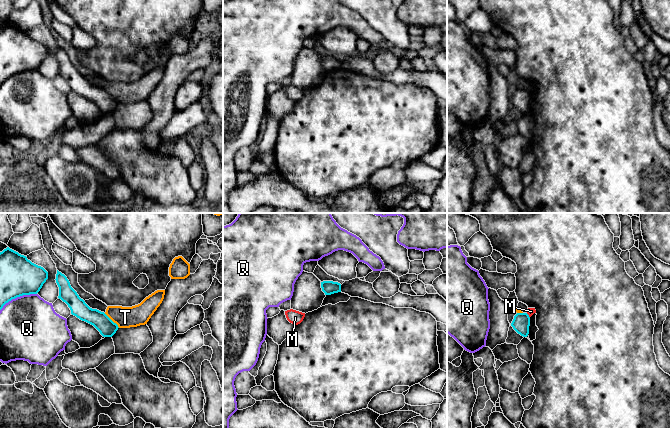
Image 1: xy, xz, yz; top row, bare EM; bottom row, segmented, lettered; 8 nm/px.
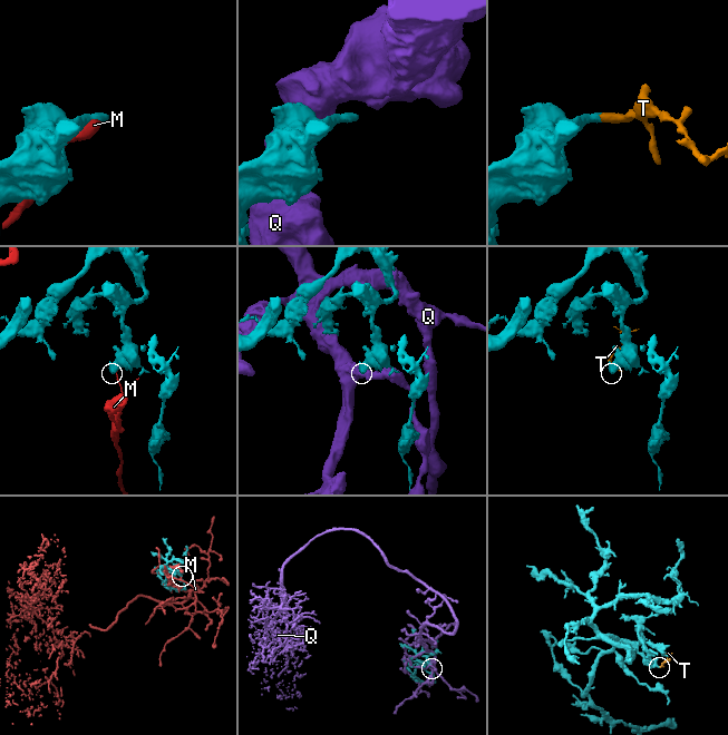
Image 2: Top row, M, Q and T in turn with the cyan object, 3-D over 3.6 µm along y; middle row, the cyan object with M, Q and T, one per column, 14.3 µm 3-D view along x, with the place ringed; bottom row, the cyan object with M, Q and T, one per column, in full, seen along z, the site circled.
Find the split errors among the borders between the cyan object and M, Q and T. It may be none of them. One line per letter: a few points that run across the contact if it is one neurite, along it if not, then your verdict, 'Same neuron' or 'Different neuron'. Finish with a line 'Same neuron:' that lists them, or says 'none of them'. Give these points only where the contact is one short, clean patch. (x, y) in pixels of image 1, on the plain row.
M: Different neuron
Q: Different neuron
T: Line: xy (104, 89), (119, 103). Different neuron
Same neuron: none of them

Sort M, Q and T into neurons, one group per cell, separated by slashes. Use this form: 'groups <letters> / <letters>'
groups M / Q / T

